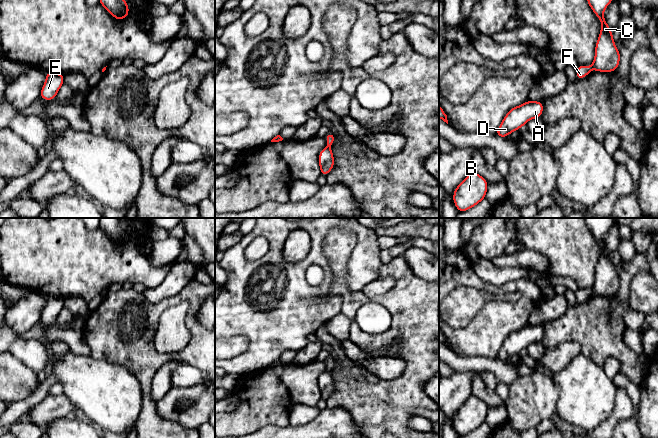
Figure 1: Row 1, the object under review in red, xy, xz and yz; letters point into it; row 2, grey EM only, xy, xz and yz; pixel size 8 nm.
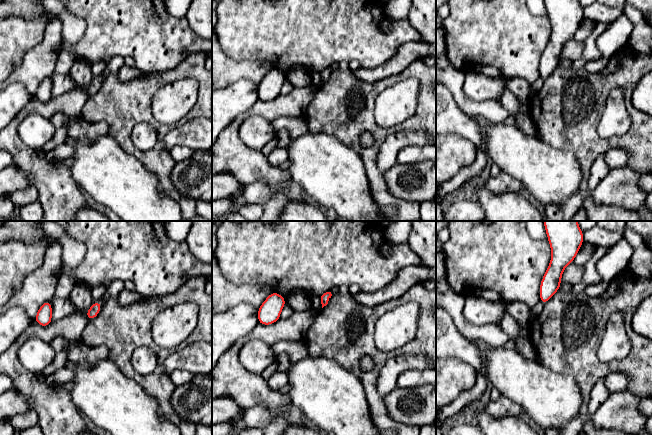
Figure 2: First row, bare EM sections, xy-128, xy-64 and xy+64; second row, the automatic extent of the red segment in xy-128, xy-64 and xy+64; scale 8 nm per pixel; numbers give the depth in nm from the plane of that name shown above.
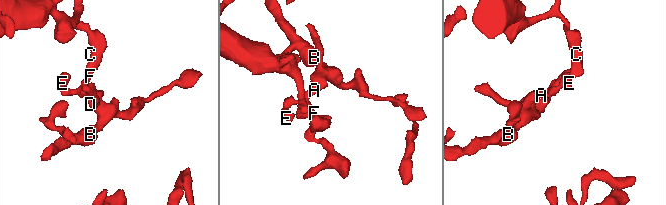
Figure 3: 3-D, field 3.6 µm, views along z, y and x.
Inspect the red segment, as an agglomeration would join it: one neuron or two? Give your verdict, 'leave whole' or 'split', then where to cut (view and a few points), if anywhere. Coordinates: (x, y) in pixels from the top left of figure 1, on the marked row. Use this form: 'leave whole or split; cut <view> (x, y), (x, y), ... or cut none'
split; cut xy (105, 67), (102, 70)

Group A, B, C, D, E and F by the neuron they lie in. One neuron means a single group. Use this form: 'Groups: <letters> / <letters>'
Groups: A B D E F / C

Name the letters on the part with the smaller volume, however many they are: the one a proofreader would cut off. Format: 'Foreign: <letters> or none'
Foreign: A, B, D, E, F

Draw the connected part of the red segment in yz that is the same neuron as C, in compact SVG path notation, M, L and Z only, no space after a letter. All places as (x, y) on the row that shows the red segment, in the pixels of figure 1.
M587 0L587 2L601 22L601 32L596 42L595 58L591 68L599 72L614 72L620 63L620 52L603 13L612 0Z

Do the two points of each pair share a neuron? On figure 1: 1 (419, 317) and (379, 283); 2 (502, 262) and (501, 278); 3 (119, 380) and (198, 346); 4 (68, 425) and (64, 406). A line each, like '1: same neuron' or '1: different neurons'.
1: different neurons
2: different neurons
3: different neurons
4: different neurons

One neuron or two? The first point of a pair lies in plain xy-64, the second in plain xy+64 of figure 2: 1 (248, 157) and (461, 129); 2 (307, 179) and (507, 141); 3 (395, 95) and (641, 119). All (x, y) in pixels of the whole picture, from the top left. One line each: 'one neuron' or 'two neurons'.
1: two neurons
2: one neuron
3: two neurons

